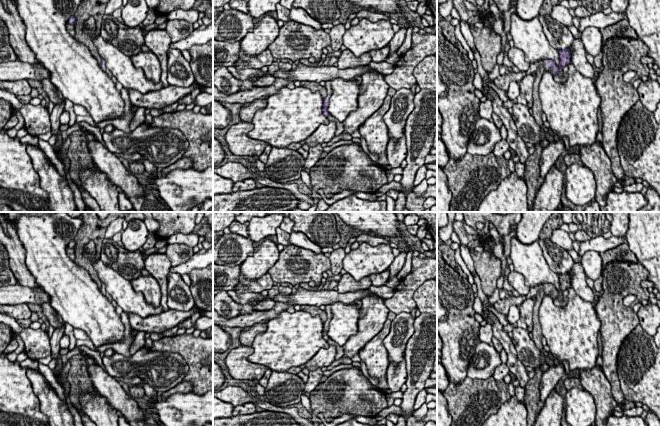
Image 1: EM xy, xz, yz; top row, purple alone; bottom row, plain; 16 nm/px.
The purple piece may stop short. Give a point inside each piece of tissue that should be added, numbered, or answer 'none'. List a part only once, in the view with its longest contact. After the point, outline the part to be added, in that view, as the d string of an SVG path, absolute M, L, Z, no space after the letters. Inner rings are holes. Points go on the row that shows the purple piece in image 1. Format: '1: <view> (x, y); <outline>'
1: yz (502, 82); M546 60L530 64L530 68L526 72L519 71L518 73L509 72L499 76L493 80L493 83L501 90L508 91L511 82L520 82L522 78L528 74L536 74L539 66L543 66L545 71L549 71L553 74L553 68L546 65Z

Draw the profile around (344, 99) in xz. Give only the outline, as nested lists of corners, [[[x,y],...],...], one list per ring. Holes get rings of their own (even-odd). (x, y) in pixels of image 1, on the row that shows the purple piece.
[[[334,78],[330,80],[332,95],[329,99],[327,111],[339,122],[343,122],[350,112],[358,108],[360,85],[357,80]]]

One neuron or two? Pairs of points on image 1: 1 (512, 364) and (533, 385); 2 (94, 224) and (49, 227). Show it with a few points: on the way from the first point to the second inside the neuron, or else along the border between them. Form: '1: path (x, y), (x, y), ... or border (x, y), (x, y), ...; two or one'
1: border (530, 378), (524, 388); two
2: border (83, 222), (77, 235), (72, 240); two

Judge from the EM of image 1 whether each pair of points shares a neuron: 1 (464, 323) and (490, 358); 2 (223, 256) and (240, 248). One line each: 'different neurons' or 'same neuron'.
1: different neurons
2: same neuron

